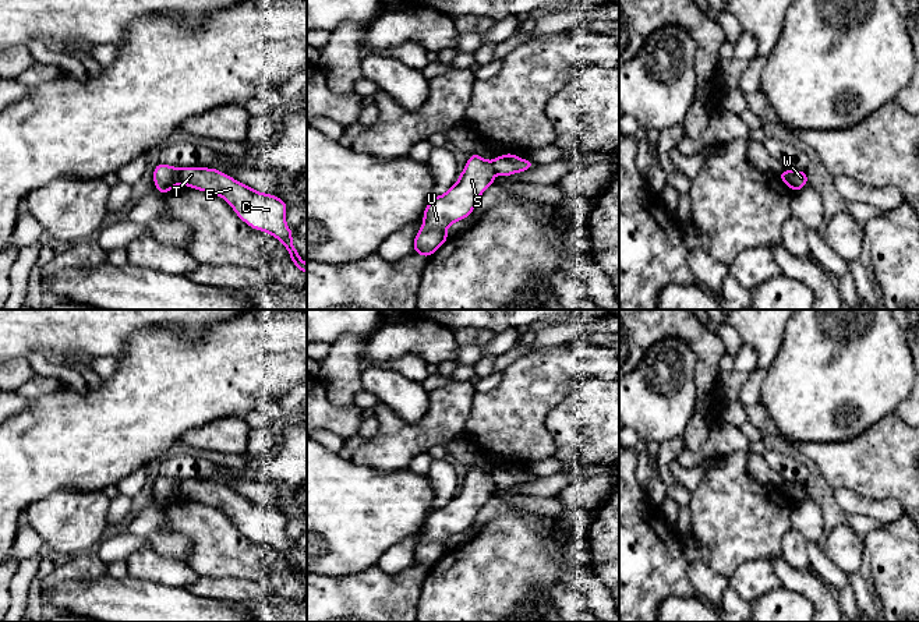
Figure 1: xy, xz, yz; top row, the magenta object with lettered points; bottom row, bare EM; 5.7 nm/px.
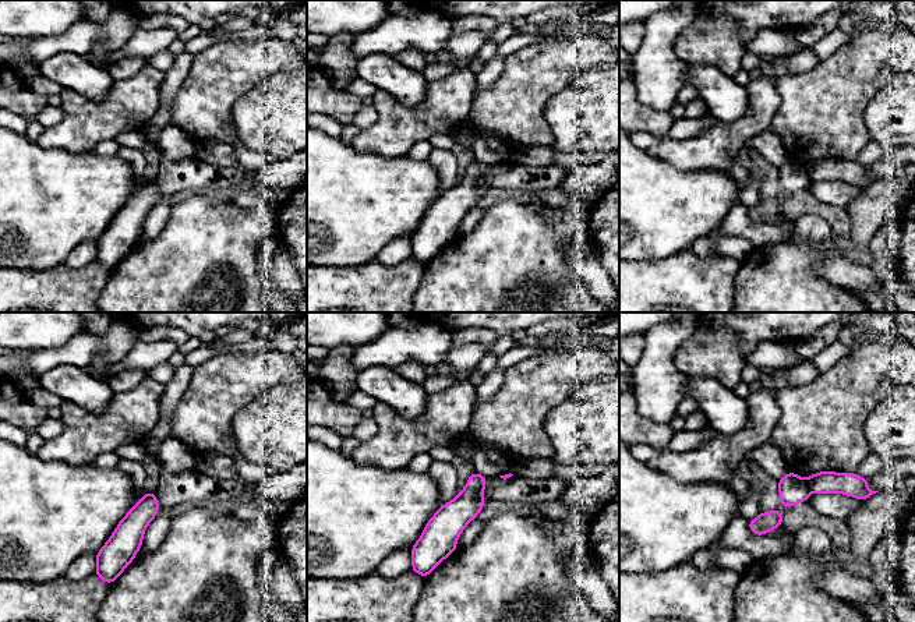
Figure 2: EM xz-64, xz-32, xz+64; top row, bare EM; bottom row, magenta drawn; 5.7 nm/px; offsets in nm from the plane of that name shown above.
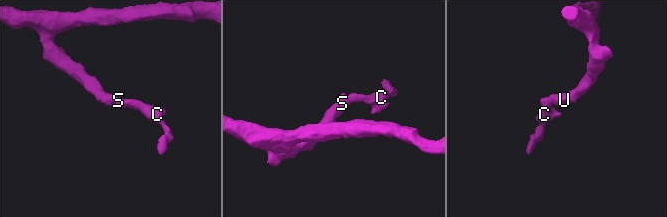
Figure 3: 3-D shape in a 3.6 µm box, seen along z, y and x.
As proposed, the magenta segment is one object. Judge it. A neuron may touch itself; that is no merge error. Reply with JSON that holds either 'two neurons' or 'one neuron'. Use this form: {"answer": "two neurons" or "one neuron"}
{"answer": "two neurons"}

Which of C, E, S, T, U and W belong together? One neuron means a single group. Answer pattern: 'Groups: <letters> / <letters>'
Groups: C E T / S U W

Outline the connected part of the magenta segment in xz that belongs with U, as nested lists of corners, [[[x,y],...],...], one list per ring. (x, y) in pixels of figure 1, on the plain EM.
[[[473,466],[459,492],[425,519],[423,538],[414,549],[414,565],[427,570],[432,568],[449,551],[448,540],[474,523],[481,506],[494,496],[495,487],[492,474]]]

